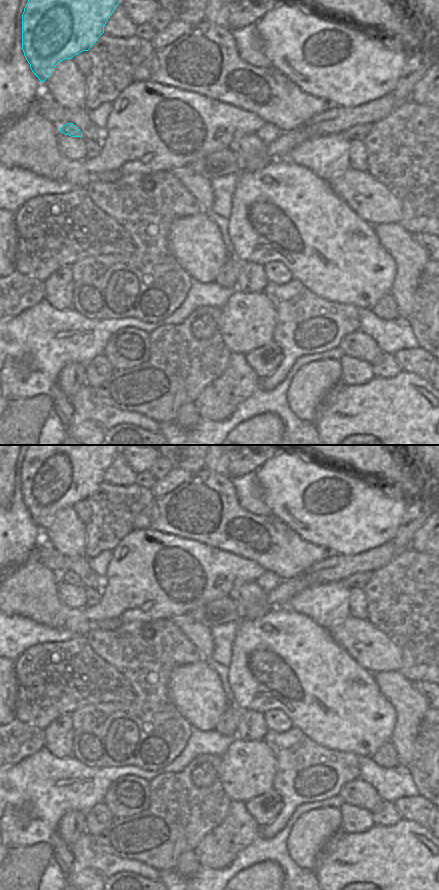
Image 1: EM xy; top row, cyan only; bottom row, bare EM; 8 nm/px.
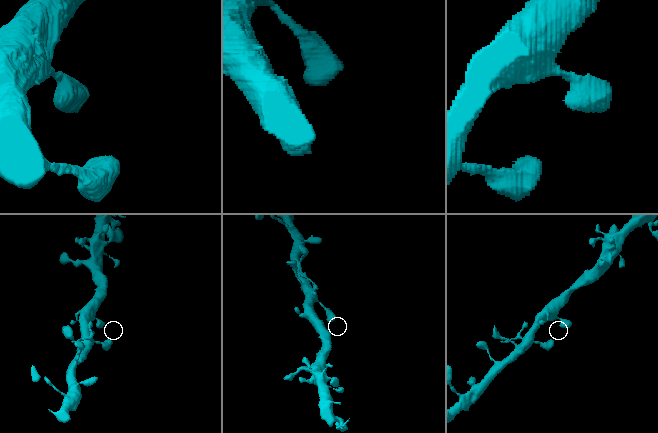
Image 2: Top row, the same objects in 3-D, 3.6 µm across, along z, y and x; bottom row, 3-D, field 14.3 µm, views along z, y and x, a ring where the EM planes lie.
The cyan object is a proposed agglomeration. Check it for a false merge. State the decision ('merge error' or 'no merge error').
no merge error

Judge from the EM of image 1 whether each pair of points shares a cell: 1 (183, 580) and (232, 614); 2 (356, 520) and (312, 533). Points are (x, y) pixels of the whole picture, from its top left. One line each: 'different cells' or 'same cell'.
1: different cells
2: same cell

